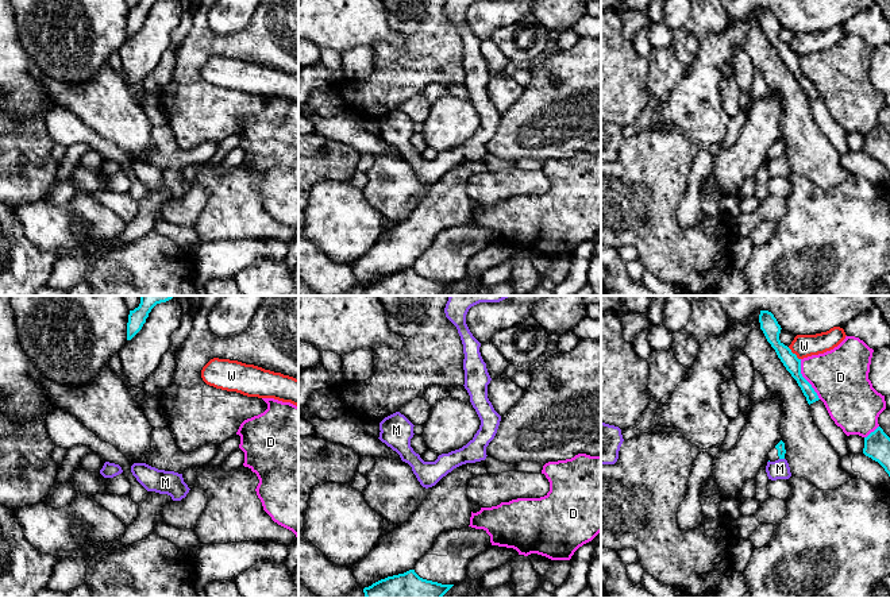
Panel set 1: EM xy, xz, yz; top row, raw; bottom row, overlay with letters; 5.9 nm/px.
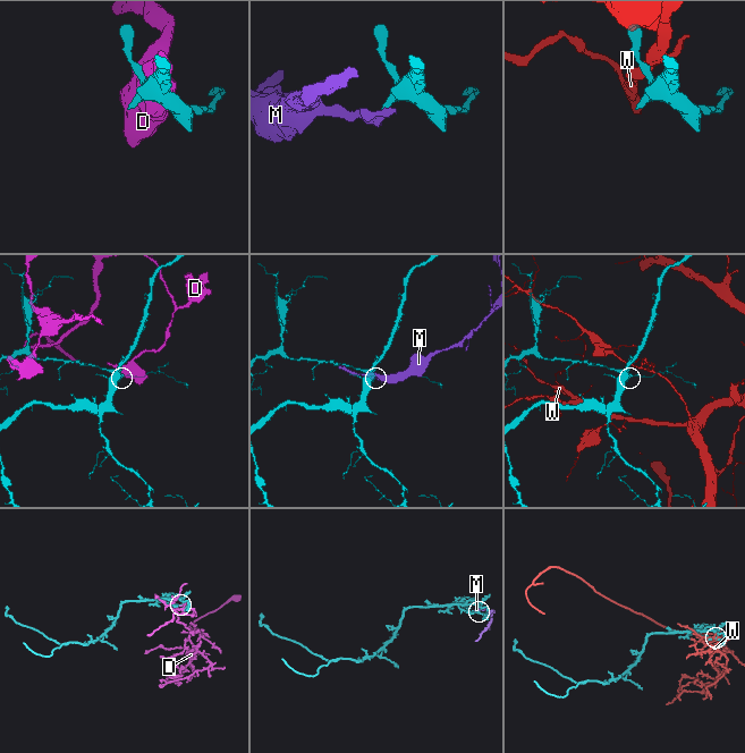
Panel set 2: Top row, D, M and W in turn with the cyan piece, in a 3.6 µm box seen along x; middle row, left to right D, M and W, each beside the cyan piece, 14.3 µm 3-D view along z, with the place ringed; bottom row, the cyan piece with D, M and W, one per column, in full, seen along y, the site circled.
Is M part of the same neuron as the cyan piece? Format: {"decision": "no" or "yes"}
{"decision": "no"}

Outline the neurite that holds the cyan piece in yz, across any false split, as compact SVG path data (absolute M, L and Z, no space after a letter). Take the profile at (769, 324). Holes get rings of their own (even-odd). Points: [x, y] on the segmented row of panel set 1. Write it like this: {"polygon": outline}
{"polygon": "M760 310L759 323L760 323L760 329L763 331L767 342L775 350L778 358L781 359L786 370L797 381L804 396L806 397L808 404L810 405L818 401L820 398L817 393L801 374L801 359L798 359L797 355L793 354L791 350L779 340L779 333L782 328L778 324L774 315L768 310Z"}

